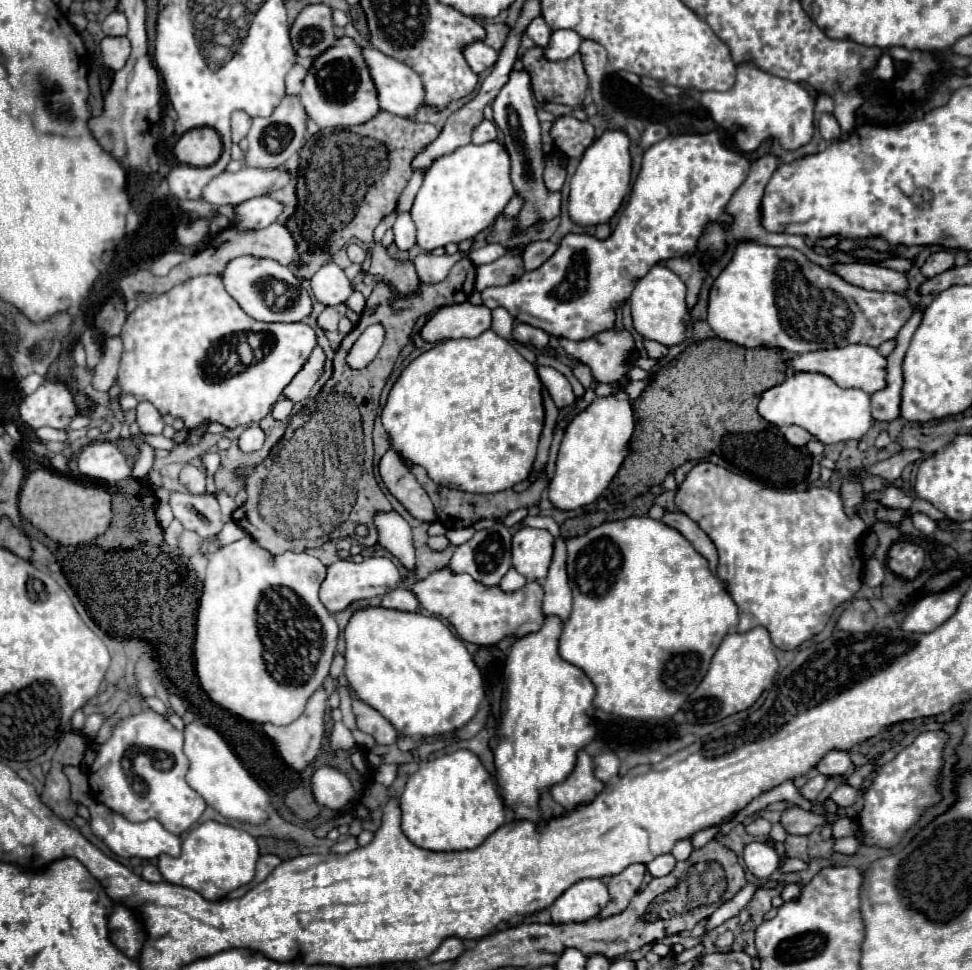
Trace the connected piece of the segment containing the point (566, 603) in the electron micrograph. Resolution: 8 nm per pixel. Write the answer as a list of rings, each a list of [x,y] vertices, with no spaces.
[[[556,539],[552,563],[550,563],[546,581],[542,581],[542,587],[544,587],[542,613],[558,615],[562,621],[566,621],[572,611],[572,591],[568,587],[566,557],[568,557],[568,551],[566,551],[564,539]]]

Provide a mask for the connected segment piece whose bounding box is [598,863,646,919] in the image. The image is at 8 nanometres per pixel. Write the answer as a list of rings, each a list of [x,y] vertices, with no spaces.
[[[636,863],[636,865],[626,867],[622,873],[614,875],[608,883],[610,903],[600,911],[598,917],[604,919],[604,917],[612,917],[616,913],[622,913],[628,907],[630,899],[638,893],[642,879],[644,879],[644,873],[646,873],[646,865]]]

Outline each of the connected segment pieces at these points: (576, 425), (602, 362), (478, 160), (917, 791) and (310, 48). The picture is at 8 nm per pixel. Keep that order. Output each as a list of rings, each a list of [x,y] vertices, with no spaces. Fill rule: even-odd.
[[[618,389],[606,397],[596,397],[584,411],[576,413],[564,431],[560,453],[556,459],[556,475],[550,481],[550,501],[554,503],[554,507],[570,511],[570,509],[578,509],[596,501],[604,493],[612,477],[618,473],[622,461],[626,459],[632,431],[634,431],[634,409],[624,389]]]
[[[612,329],[580,343],[572,343],[564,337],[560,337],[558,341],[566,353],[570,353],[580,363],[586,363],[592,369],[596,383],[618,381],[618,387],[626,385],[626,371],[632,367],[630,363],[626,363],[626,359],[634,349],[634,341],[628,331]]]
[[[498,141],[484,145],[464,145],[452,155],[440,157],[424,175],[424,183],[412,205],[412,221],[416,223],[416,245],[430,253],[448,243],[462,243],[488,229],[504,211],[514,185],[510,181],[508,153]]]
[[[926,731],[914,739],[912,745],[902,749],[890,763],[880,769],[874,785],[866,793],[866,805],[860,813],[864,843],[876,843],[880,847],[896,845],[904,831],[916,823],[926,805],[938,801],[936,771],[942,765],[942,747],[946,743],[944,731]]]
[[[308,5],[296,17],[290,39],[300,57],[318,57],[324,53],[336,41],[332,9],[328,5]]]

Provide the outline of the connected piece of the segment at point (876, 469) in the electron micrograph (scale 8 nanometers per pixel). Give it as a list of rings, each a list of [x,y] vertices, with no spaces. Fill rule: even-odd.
[[[902,449],[900,453],[896,453],[896,455],[892,455],[892,457],[884,459],[884,461],[878,461],[872,467],[868,467],[868,473],[884,477],[884,479],[890,479],[890,481],[896,481],[900,477],[902,469],[908,463],[920,461],[922,457],[924,457],[924,453],[920,449]]]

